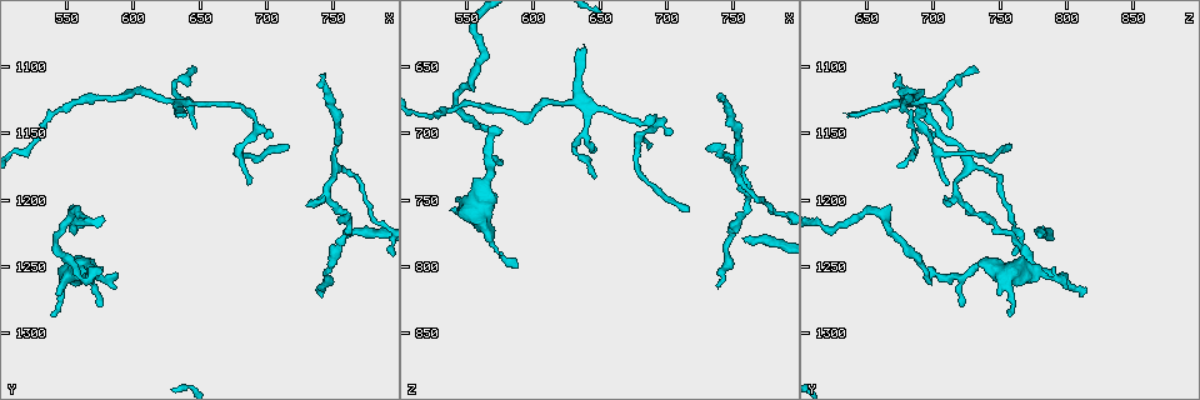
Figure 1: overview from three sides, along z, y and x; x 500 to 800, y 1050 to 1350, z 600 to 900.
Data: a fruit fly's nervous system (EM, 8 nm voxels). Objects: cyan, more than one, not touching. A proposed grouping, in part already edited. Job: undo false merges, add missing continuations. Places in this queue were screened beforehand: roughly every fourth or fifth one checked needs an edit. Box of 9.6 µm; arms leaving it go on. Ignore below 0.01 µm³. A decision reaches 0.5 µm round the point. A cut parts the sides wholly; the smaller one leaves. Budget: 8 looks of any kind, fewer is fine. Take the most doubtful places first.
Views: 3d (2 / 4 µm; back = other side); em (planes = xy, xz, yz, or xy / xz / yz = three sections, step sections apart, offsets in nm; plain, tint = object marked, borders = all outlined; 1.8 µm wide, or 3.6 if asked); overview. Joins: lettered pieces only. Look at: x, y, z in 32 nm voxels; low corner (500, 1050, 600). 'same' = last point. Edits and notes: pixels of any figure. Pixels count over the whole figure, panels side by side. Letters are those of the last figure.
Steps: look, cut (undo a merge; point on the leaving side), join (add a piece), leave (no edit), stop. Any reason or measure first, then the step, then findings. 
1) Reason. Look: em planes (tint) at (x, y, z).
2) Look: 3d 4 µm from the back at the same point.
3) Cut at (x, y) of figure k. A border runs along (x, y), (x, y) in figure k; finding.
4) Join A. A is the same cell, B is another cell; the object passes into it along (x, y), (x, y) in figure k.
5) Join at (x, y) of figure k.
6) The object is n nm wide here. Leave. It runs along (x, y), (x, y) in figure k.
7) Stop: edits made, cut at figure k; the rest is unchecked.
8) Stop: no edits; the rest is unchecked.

Narrows sharply. Look: em planes (borders) at (690, 1142, 688).

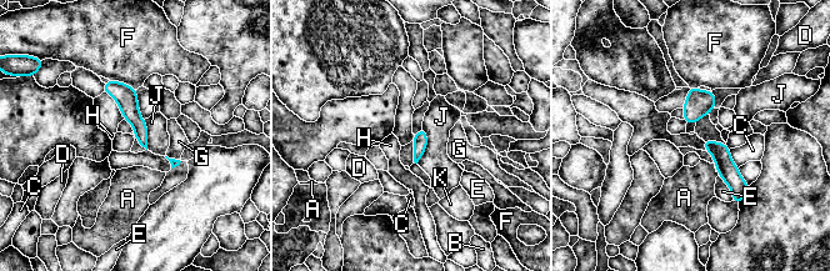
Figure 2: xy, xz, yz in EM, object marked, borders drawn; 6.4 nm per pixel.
Leave. A, B, C, D, E, F, G, H, J and K are other cells; all the same neuron.

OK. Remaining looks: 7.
Abrupt turn. Look: 3d 4 µm at (748, 1200, 718).

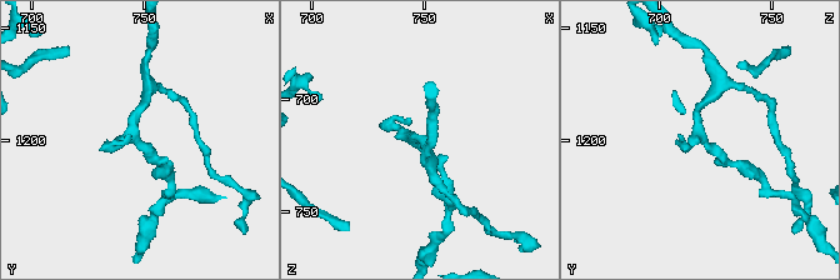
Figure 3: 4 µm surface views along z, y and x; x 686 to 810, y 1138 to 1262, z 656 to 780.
Shape alone is not enough. Look: em planes (borders) at (748, 1199, 720).

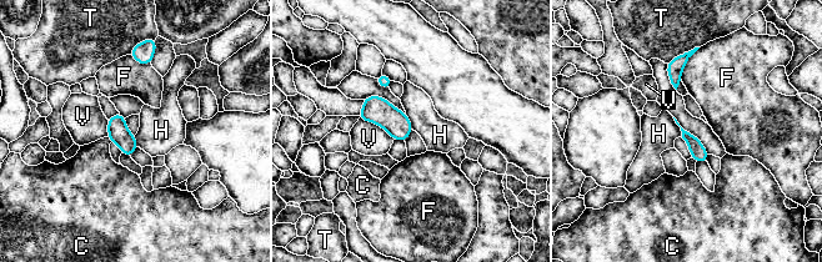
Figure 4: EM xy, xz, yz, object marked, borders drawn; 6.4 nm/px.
Leave. C, F, H, T and V are other cells; a border runs along (672, 117), (680, 127), (682, 136) in figure 4; all the same neuron.

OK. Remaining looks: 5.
Thin end. Look: 3d 2 µm from the back at (540, 1288, 758).

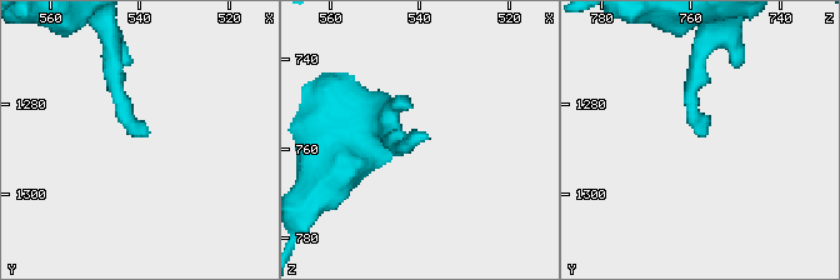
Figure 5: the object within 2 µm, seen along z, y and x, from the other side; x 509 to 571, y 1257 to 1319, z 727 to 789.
Look: em planes (borders) at (540, 1287, 757).

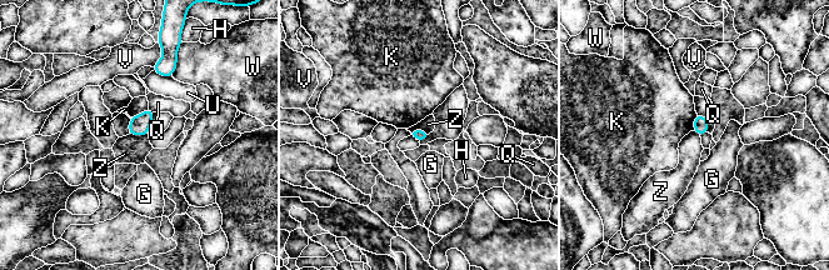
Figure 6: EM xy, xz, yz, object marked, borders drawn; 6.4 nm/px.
Leave. G, H, K, Q, U, V, W and Z are other cells; a border runs along (409, 130), (418, 129), (429, 133) in figure 6; no lettered piece goes on from it.

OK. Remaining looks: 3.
Stop: no edits; the rest is unchecked.

